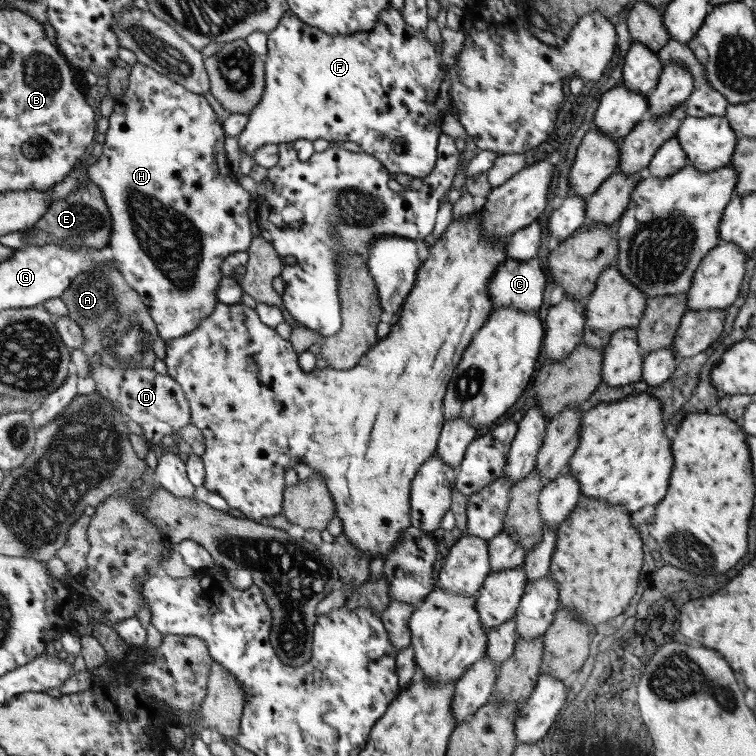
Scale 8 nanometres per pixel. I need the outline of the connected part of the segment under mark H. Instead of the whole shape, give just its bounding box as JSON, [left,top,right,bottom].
[87,62,253,344]

